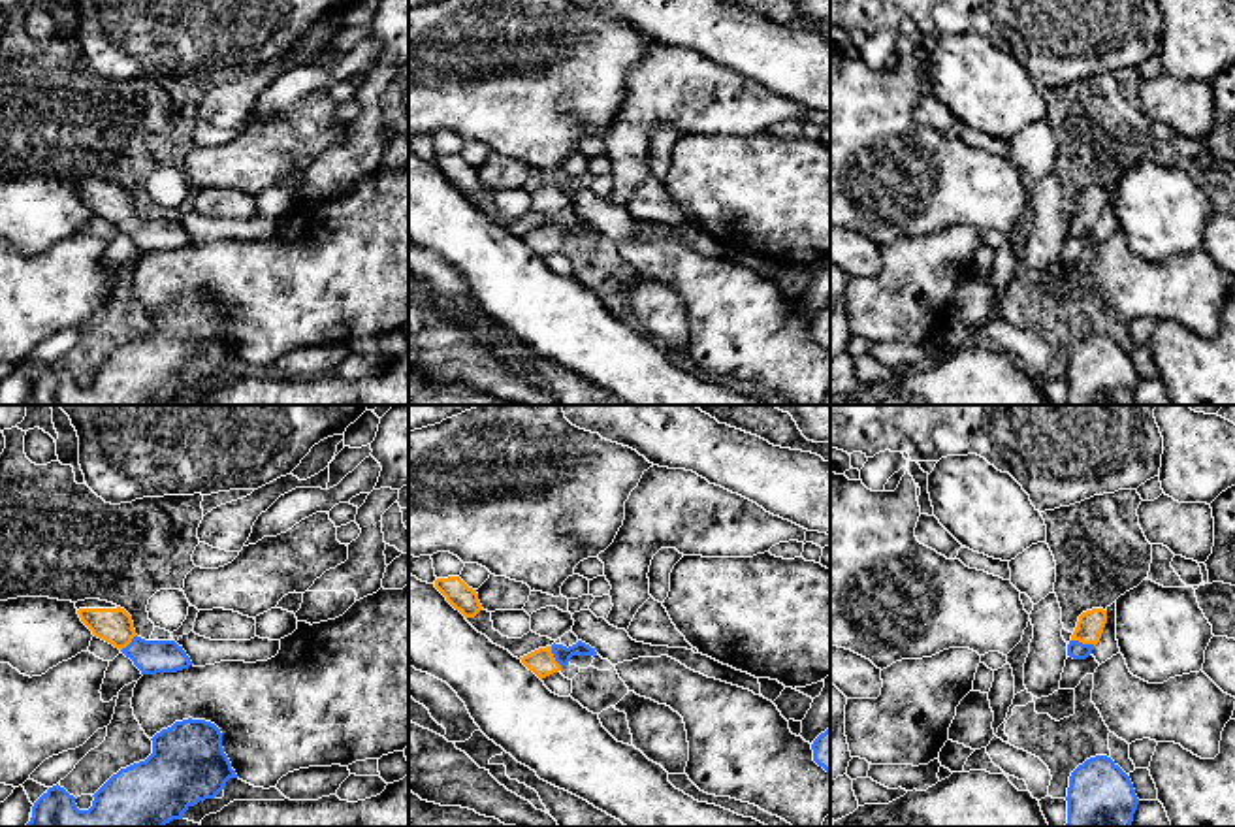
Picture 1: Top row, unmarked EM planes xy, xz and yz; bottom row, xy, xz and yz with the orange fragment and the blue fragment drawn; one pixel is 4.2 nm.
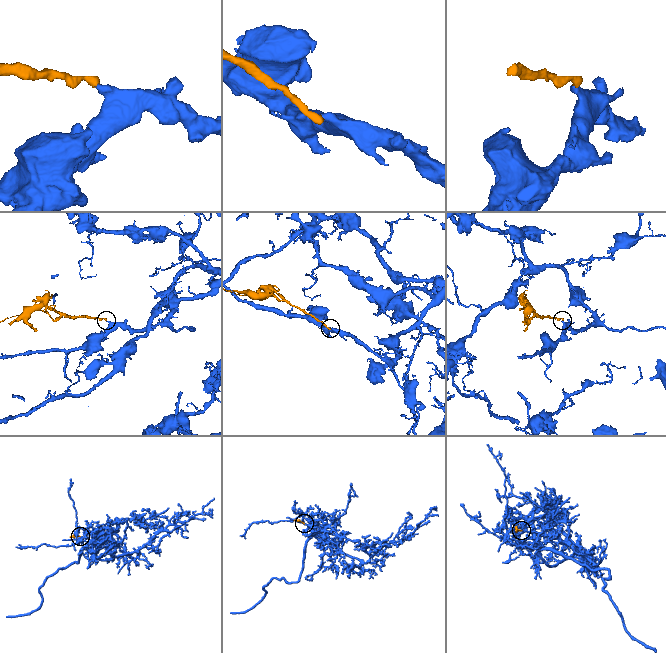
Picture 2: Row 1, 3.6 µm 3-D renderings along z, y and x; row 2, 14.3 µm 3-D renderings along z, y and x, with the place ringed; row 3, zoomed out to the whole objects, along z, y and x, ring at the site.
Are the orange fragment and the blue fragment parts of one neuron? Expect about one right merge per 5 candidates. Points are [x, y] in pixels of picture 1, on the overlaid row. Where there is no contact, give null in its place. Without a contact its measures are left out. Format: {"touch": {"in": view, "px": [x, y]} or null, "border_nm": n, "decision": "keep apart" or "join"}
{"touch": {"in": "yz", "px": [1083, 643]}, "border_nm": 110, "decision": "join"}

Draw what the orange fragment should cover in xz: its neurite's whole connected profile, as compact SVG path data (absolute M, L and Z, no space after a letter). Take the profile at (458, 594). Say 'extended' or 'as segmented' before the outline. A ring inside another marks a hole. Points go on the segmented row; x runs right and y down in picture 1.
as segmented | M459 576L437 578L435 588L465 618L474 618L482 610L476 590L469 588Z

